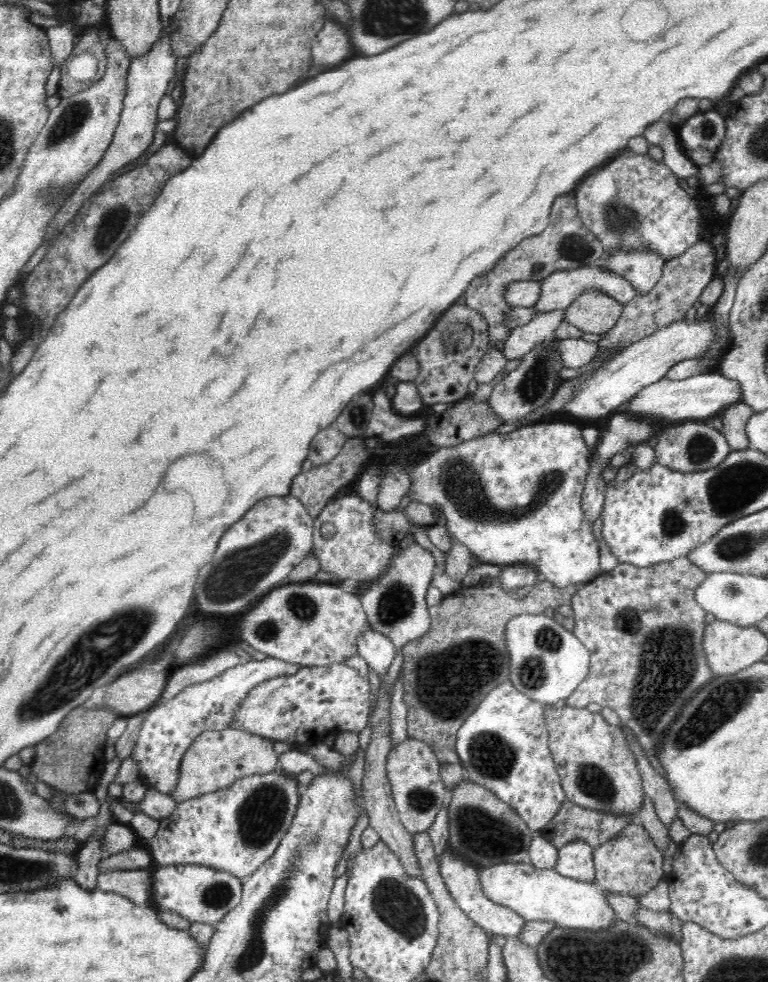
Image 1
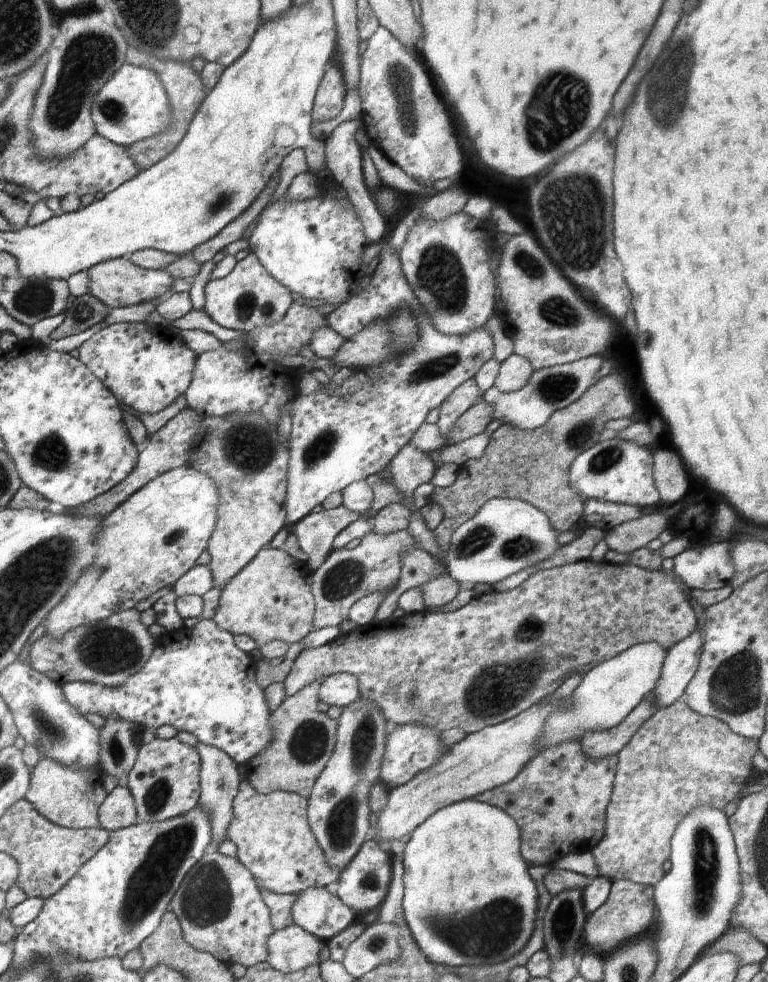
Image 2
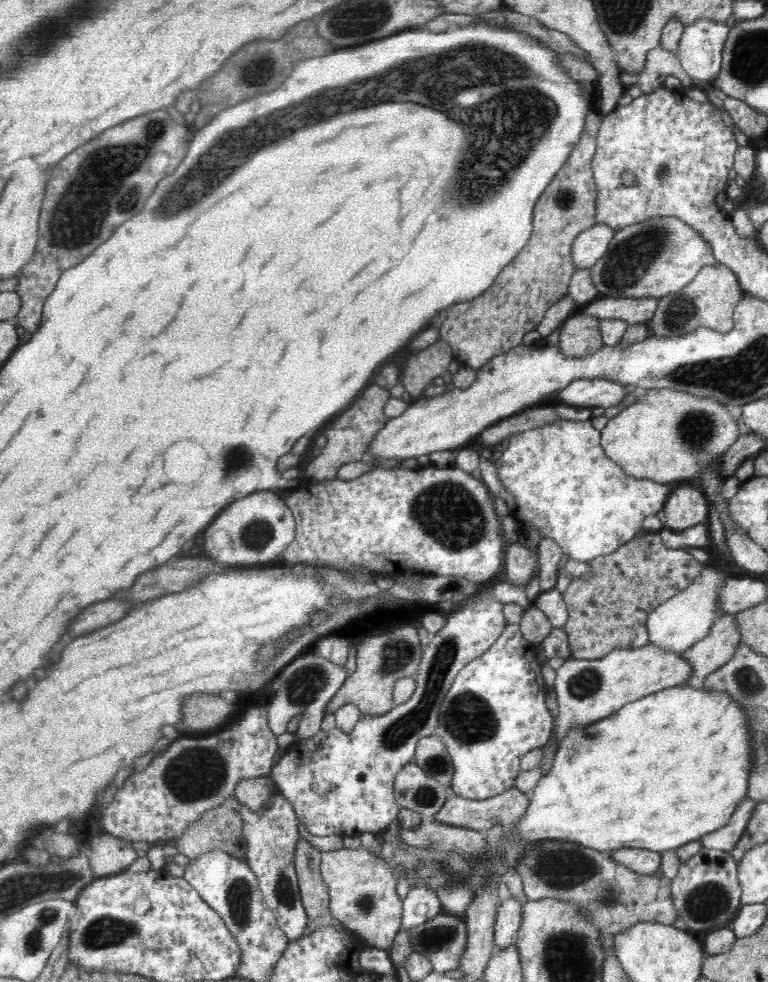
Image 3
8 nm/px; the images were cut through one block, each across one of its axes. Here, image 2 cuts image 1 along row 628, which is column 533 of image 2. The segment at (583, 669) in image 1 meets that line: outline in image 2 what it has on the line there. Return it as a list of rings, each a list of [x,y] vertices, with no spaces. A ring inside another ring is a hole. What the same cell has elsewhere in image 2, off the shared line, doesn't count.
[[[494,498],[486,502],[475,516],[472,516],[472,519],[464,522],[452,534],[451,544],[446,555],[446,571],[463,588],[480,583],[493,586],[496,582],[500,582],[524,568],[535,567],[536,564],[552,558],[561,548],[558,544],[558,533],[550,525],[546,514],[534,506],[522,500]]]

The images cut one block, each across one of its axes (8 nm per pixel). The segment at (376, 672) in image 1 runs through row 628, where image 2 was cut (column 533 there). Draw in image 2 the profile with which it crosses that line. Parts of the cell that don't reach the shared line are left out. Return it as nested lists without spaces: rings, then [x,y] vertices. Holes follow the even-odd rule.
[[[512,354],[501,363],[494,386],[501,392],[516,392],[530,380],[534,370],[528,360]]]

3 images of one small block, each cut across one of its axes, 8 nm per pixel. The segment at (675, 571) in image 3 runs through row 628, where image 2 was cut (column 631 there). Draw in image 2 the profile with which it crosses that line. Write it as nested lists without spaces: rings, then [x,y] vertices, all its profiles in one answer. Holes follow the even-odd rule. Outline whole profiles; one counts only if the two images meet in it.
[[[589,559],[550,568],[549,570],[538,570],[536,574],[526,578],[518,588],[514,588],[510,592],[497,592],[493,589],[492,592],[486,592],[482,596],[478,596],[478,598],[472,598],[466,606],[456,610],[456,612],[418,612],[406,614],[398,619],[392,617],[390,620],[377,620],[367,626],[357,626],[348,634],[340,634],[330,644],[324,644],[320,648],[316,646],[316,648],[304,649],[294,660],[294,666],[292,666],[292,670],[290,670],[286,678],[286,695],[293,696],[296,692],[302,691],[302,688],[306,688],[308,684],[335,673],[352,674],[358,680],[359,693],[366,696],[368,700],[378,704],[378,708],[382,710],[389,724],[418,724],[418,726],[428,726],[428,728],[438,730],[438,732],[452,728],[462,728],[470,735],[484,728],[501,724],[525,712],[528,708],[535,706],[541,700],[544,700],[546,696],[552,694],[570,676],[584,674],[591,667],[598,666],[604,660],[614,658],[620,652],[636,644],[656,642],[664,650],[670,650],[672,646],[680,644],[684,638],[692,636],[692,632],[696,632],[698,629],[698,616],[696,616],[696,612],[692,608],[689,590],[677,577],[675,570],[663,571],[660,569],[659,571],[651,572],[629,564],[620,566],[620,564],[612,564],[607,561],[598,564]]]

